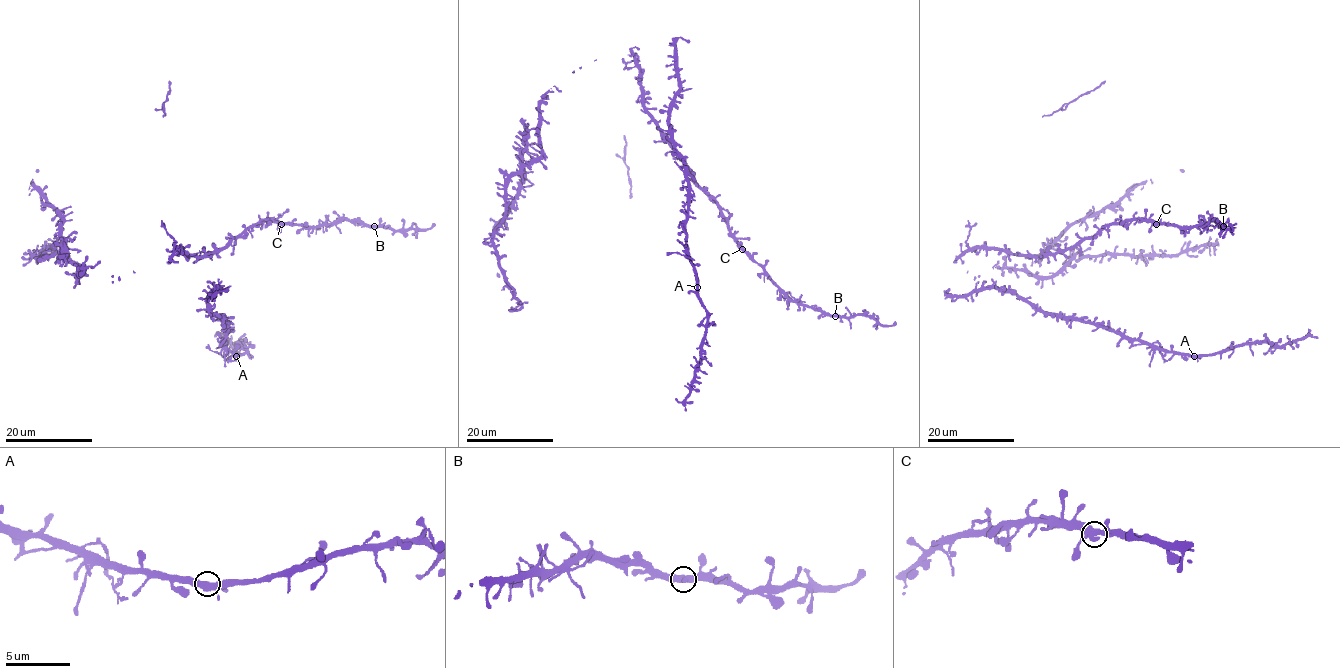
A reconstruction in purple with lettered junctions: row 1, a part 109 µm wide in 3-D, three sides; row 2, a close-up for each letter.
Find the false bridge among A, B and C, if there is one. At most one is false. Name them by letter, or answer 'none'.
none

